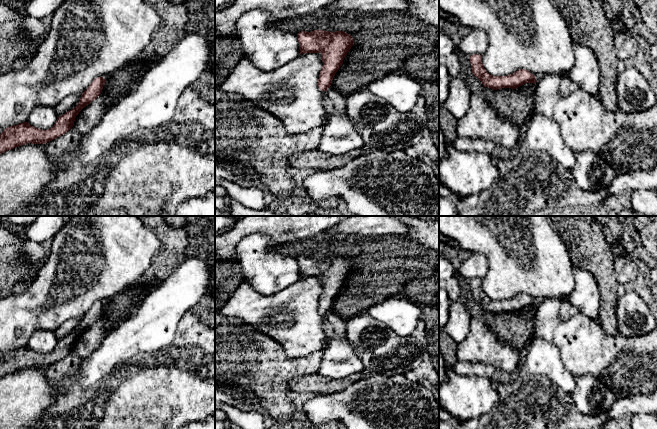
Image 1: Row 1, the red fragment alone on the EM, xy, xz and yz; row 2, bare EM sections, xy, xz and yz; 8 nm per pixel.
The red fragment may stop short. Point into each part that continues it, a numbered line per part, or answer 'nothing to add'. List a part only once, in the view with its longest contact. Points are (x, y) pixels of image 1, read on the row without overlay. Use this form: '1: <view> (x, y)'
nothing to add

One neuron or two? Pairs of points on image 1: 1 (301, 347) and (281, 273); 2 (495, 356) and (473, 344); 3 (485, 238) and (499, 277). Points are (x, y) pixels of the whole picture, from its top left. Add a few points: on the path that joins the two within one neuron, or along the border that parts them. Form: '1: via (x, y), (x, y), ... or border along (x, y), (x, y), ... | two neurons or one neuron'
1: border along (300, 278), (272, 294), (262, 294) | two neurons
2: via (490, 351), (483, 345), (478, 345) | one neuron
3: via (495, 248), (499, 252), (499, 267) | one neuron

